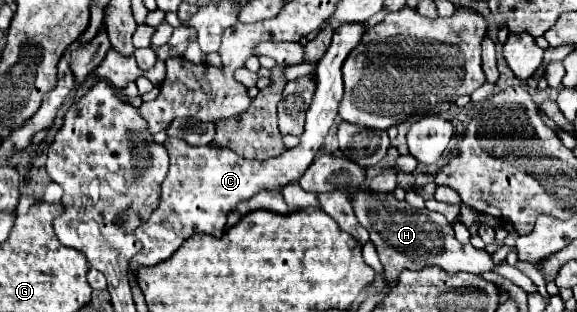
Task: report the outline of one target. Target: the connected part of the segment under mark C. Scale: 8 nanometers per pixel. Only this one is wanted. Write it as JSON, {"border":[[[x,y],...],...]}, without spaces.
{"border":[[[348,24],[340,26],[334,32],[332,44],[316,68],[316,92],[306,112],[304,134],[300,136],[300,144],[296,148],[290,148],[284,154],[268,160],[246,160],[230,148],[218,146],[216,142],[208,146],[190,146],[180,138],[164,140],[164,146],[170,154],[170,172],[162,182],[160,208],[152,212],[148,222],[144,222],[136,230],[136,236],[142,242],[142,252],[134,254],[134,258],[130,260],[130,266],[134,270],[138,270],[140,266],[156,266],[158,262],[168,260],[182,246],[182,242],[194,234],[210,234],[220,238],[226,228],[226,218],[238,202],[250,200],[262,190],[280,192],[284,186],[294,184],[298,182],[298,178],[302,178],[302,174],[308,170],[310,162],[322,148],[324,138],[338,114],[338,104],[344,92],[342,64],[352,48],[360,44],[362,30],[364,24]]]}

